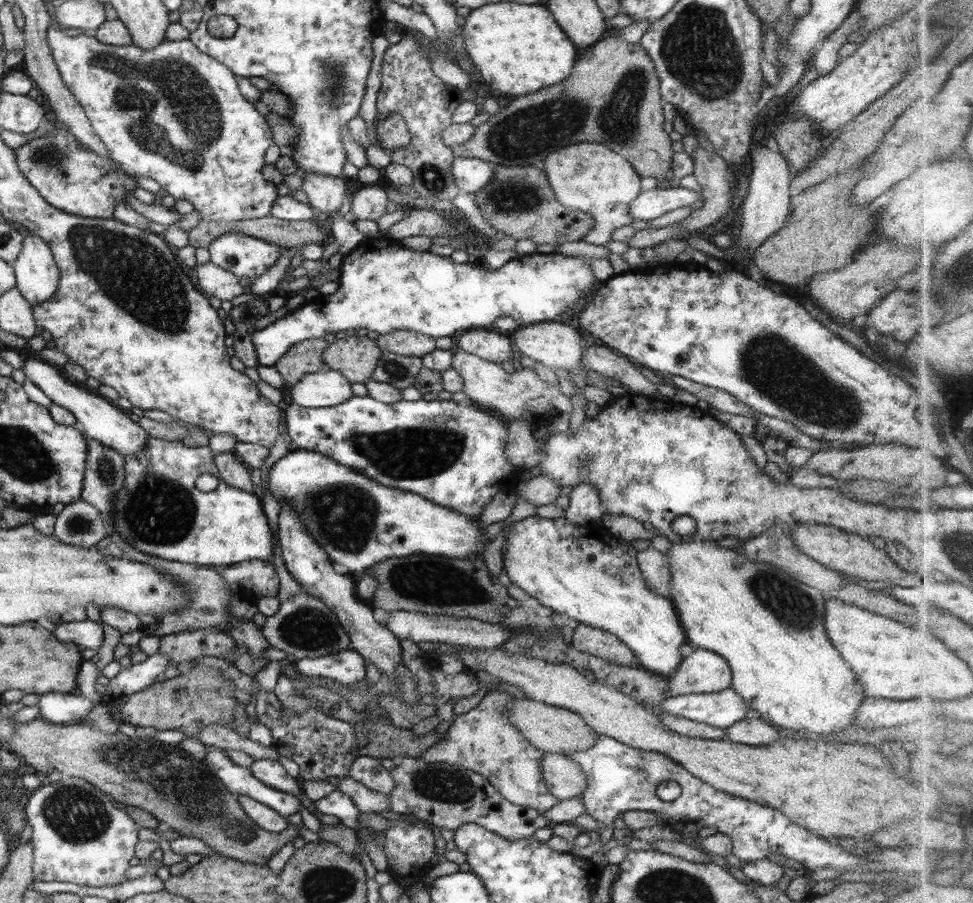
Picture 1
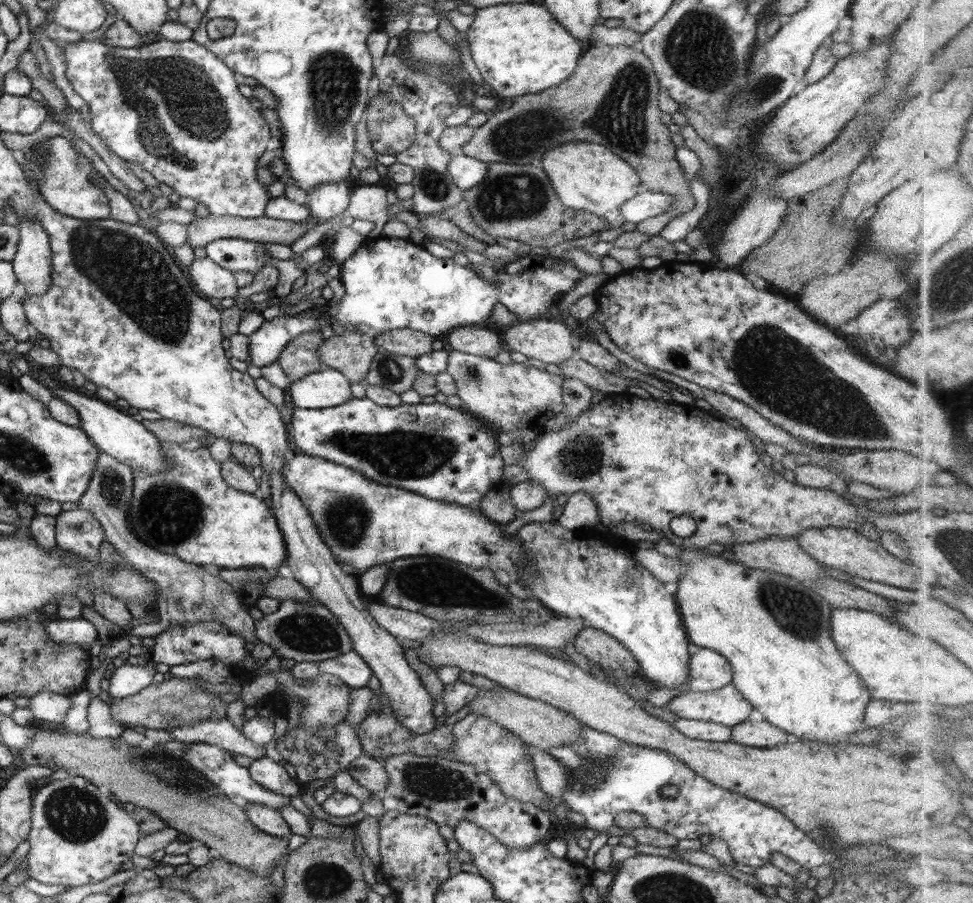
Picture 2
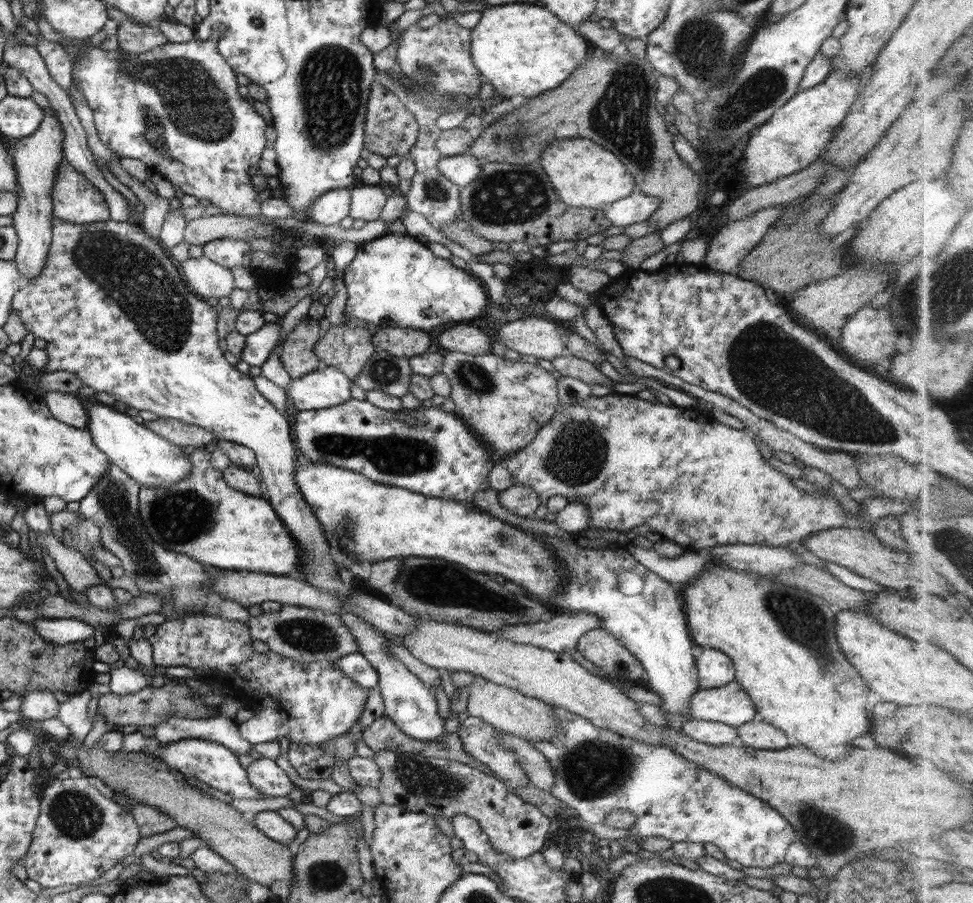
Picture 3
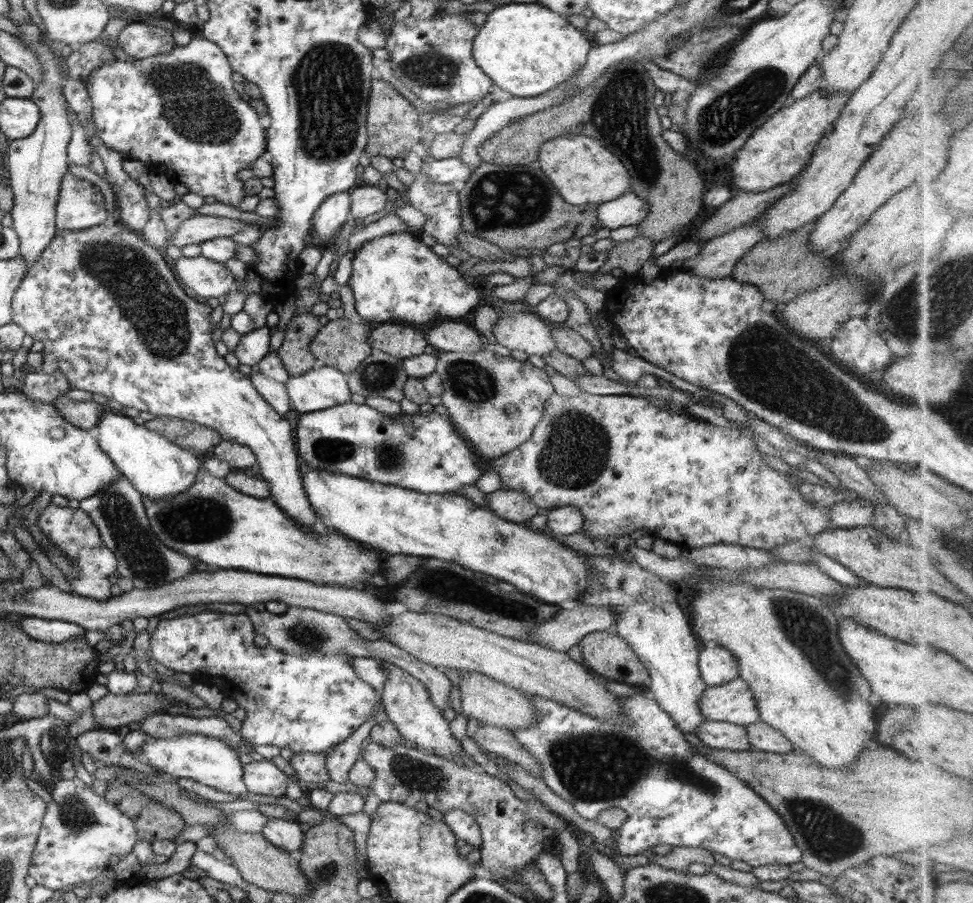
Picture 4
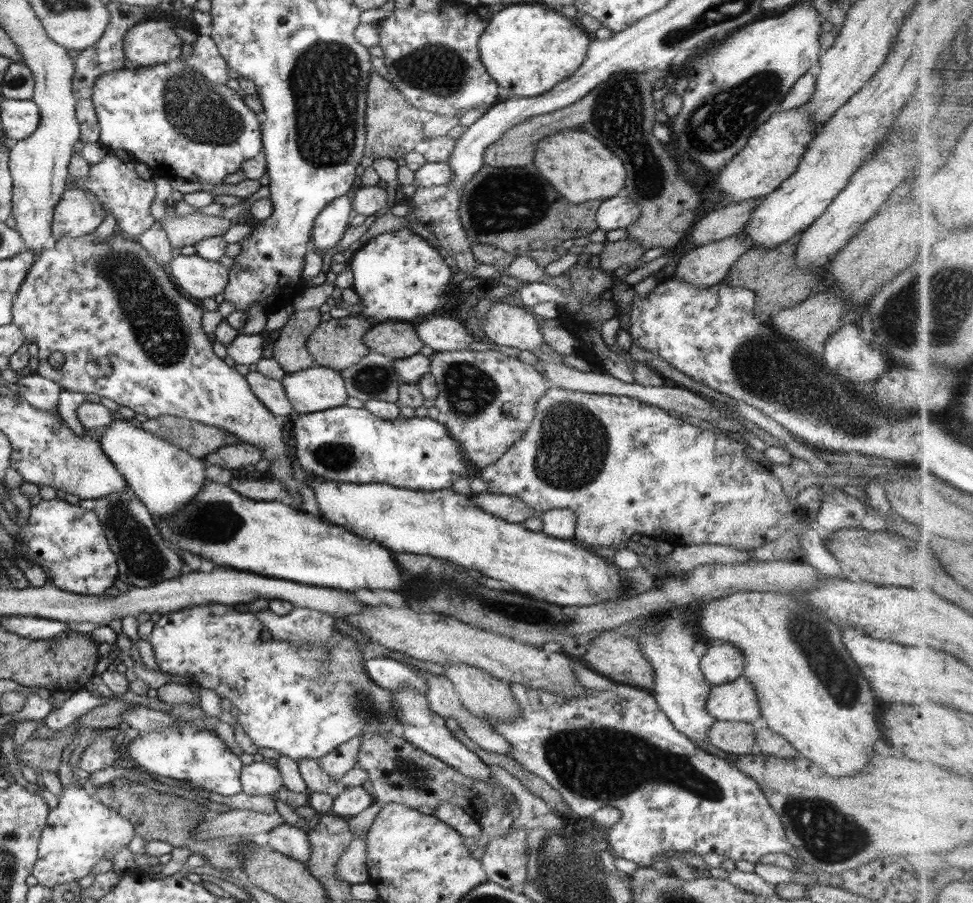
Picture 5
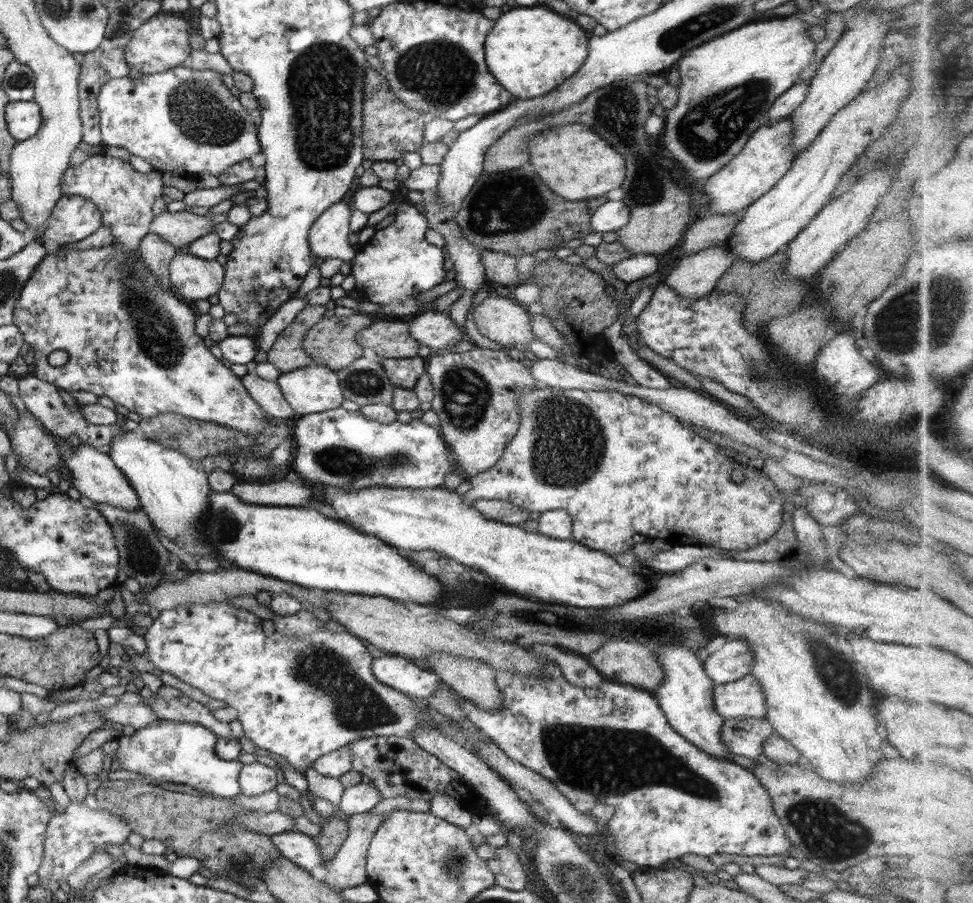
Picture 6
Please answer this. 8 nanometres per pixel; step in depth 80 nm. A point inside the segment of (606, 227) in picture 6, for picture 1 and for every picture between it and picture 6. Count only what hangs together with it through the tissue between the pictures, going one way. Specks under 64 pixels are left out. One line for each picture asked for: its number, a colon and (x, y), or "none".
1: (649, 204)
2: (647, 203)
3: (637, 207)
4: (629, 209)
5: (615, 213)

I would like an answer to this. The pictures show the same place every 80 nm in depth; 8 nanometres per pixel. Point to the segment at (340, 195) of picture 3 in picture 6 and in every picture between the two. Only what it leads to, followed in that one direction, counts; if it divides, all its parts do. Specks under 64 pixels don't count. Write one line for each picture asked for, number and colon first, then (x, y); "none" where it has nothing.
4: (332, 214)
5: (331, 224)
6: (329, 237)

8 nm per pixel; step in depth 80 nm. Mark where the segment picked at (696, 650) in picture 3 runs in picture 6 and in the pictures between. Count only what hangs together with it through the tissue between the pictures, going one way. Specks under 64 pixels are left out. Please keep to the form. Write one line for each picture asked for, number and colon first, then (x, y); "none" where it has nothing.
4: (717, 666)
5: (722, 664)
6: (735, 659)

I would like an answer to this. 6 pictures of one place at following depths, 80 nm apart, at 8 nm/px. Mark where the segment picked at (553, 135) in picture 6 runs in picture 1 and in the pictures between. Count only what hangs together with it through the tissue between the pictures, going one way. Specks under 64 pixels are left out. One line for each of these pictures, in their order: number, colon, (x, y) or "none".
1: (590, 177)
2: (589, 177)
3: (584, 174)
4: (582, 171)
5: (581, 168)

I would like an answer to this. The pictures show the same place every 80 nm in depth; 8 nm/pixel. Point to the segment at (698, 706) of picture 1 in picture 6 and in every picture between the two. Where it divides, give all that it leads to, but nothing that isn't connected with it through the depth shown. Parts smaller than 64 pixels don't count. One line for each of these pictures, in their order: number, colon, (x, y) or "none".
2: (726, 706)
3: (730, 705)
4: (732, 702)
5: (736, 701)
6: (744, 698)

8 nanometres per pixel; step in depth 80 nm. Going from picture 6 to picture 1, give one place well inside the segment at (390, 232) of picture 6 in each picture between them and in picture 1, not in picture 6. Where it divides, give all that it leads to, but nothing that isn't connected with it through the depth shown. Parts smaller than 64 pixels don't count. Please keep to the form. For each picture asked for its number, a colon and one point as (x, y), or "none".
1: (383, 286)
2: (390, 283)
3: (396, 280)
4: (397, 278)
5: (400, 276)

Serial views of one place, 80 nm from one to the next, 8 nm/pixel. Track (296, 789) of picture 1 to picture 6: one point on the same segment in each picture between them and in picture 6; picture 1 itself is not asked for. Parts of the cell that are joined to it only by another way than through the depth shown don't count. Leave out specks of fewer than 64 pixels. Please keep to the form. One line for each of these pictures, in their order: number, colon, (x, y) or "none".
2: (272, 775)
3: (266, 775)
4: (263, 777)
5: (259, 778)
6: (256, 778)

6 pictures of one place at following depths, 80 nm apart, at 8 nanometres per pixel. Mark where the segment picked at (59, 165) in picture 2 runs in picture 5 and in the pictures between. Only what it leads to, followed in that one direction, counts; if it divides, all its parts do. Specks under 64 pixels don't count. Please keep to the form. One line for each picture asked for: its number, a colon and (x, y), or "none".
3: (76, 200)
4: (81, 203)
5: (80, 212)

